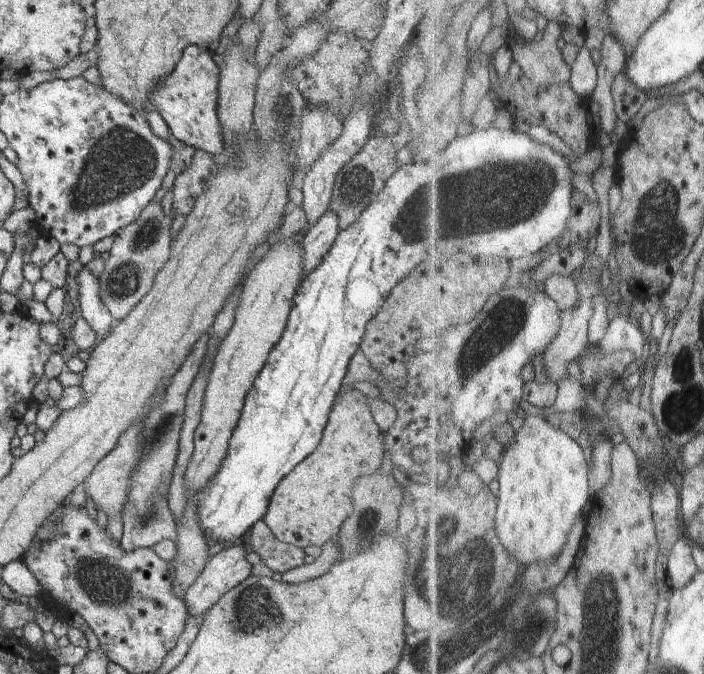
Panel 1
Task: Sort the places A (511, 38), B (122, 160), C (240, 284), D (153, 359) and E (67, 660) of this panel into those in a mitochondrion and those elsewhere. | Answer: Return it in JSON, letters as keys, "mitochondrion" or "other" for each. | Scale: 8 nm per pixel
{"A":"other","B":"mitochondrion","C":"other","D":"other","E":"other"}

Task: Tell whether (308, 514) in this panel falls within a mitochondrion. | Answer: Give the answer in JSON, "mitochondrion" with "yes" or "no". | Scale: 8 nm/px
{"mitochondrion":"no"}

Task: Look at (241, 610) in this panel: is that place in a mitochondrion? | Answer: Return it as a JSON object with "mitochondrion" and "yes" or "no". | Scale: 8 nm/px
{"mitochondrion":"yes"}

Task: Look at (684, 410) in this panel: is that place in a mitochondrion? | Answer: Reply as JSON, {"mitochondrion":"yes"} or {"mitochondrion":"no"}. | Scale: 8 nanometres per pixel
{"mitochondrion":"yes"}

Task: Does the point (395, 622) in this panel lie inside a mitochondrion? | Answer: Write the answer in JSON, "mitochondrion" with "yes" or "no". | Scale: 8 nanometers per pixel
{"mitochondrion":"no"}

